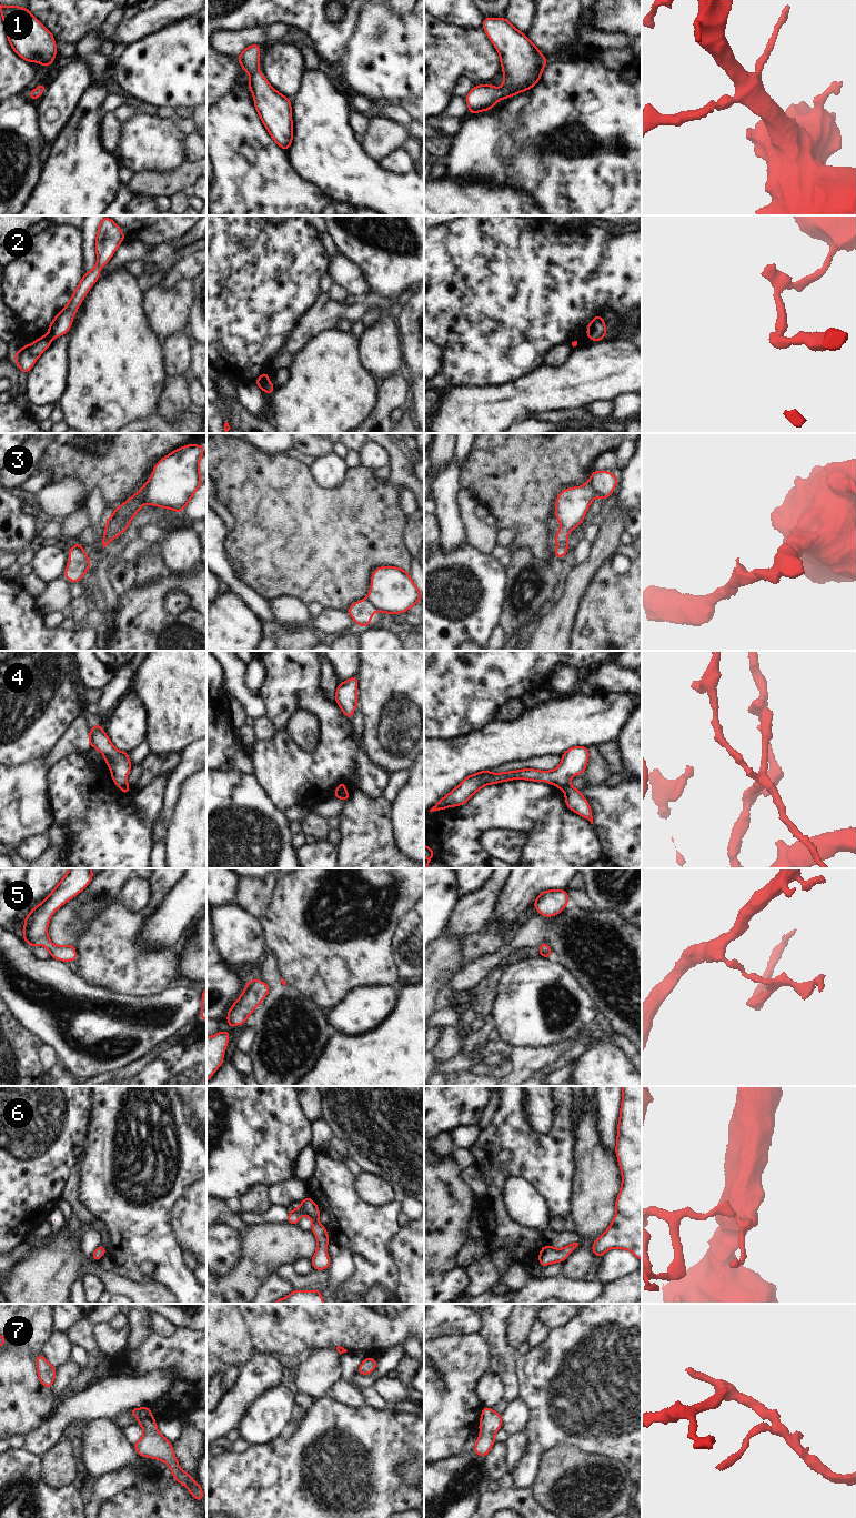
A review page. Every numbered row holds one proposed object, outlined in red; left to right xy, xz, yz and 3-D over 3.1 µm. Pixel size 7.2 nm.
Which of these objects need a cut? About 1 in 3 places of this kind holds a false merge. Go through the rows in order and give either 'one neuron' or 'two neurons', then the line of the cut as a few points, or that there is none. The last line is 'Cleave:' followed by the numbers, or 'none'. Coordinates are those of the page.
1: one neuron | no cut
2: two neurons | xz (269, 381), (262, 389)
3: two neurons | xy (151, 478), (148, 496), (144, 502)
4: two neurons | xz (344, 788), (339, 792), (336, 797)
5: one neuron | no cut
6: one neuron | no cut
7: one neuron | no cut
Cleave: 2, 3, 4

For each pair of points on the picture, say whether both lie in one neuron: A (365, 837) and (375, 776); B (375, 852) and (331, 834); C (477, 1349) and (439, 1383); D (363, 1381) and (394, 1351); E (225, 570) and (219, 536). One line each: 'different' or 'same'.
A: different
B: different
C: same
D: same
E: same

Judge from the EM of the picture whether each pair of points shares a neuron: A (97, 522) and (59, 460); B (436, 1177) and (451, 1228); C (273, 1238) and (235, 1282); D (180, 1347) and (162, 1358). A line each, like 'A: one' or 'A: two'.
A: two
B: one
C: one
D: one

